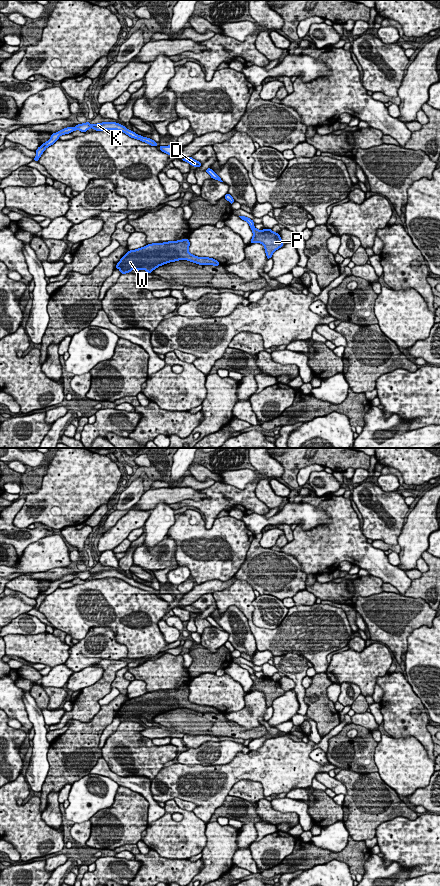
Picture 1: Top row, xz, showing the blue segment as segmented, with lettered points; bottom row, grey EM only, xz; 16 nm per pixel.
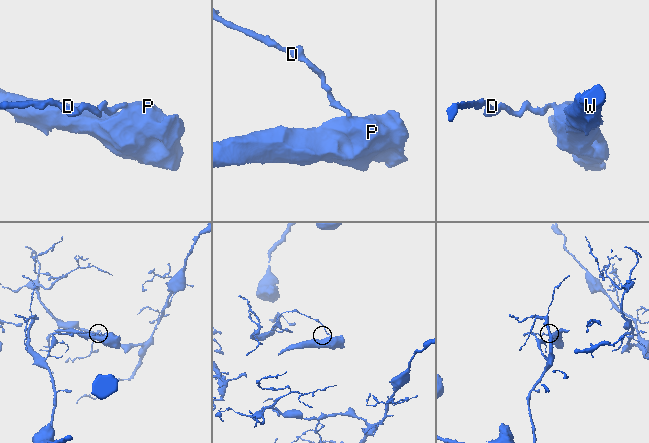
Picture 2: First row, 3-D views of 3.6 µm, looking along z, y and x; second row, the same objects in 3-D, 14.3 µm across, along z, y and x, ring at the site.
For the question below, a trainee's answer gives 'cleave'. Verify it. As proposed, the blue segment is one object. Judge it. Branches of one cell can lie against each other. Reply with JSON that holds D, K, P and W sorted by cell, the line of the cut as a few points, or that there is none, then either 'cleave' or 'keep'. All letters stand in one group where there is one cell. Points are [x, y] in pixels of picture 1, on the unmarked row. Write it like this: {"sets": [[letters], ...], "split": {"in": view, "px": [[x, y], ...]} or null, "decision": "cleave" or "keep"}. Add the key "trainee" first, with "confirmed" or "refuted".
{"trainee": "confirmed", "sets": [["D", "K"], ["P", "W"]], "split": {"in": "xz", "px": [[250, 674], [253, 675]]}, "decision": "cleave"}

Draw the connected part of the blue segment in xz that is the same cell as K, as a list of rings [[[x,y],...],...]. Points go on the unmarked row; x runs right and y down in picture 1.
[[[86,570],[83,572],[77,572],[76,575],[67,575],[67,576],[60,578],[59,580],[53,581],[51,583],[51,586],[47,590],[43,591],[40,595],[38,595],[38,597],[36,598],[36,605],[34,606],[34,609],[38,610],[40,604],[45,599],[45,597],[47,595],[51,594],[52,592],[54,592],[61,583],[69,582],[75,578],[80,578],[81,580],[86,580],[90,576],[93,576],[96,579],[118,578],[118,579],[124,580],[125,582],[130,584],[131,586],[138,587],[142,590],[150,592],[151,594],[157,595],[157,591],[155,589],[153,589],[152,587],[140,584],[140,583],[134,581],[133,579],[128,578],[126,575],[124,575],[123,573],[120,573],[119,571],[103,570],[103,571],[97,571],[97,572],[91,573],[89,570]]]

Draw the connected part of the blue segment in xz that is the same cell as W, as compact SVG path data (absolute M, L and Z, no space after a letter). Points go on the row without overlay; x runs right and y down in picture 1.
M183 687L178 689L169 689L164 691L148 692L142 696L128 699L121 708L117 711L115 716L118 716L121 722L130 721L131 718L144 717L148 721L152 721L157 715L169 710L178 708L188 708L200 713L214 713L219 714L220 711L213 706L197 705L189 701L188 696L190 694L189 687Z

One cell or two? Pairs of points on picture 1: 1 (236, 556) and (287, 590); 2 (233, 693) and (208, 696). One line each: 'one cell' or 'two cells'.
1: two cells
2: one cell

